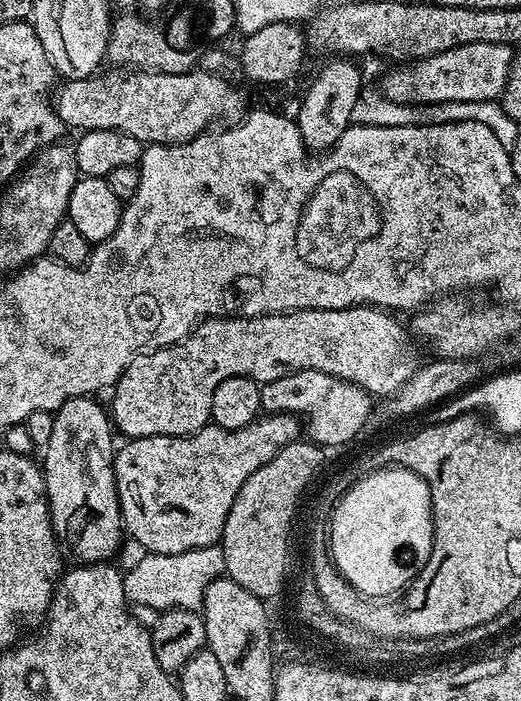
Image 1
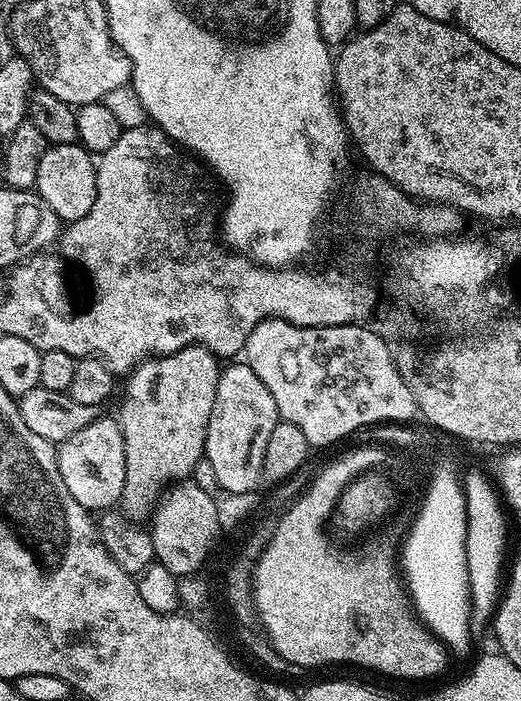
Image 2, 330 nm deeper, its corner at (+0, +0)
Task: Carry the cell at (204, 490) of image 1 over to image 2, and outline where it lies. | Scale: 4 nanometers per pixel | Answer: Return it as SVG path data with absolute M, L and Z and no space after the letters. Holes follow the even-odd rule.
M97 418L94 422L90 422L90 426L82 426L82 430L78 430L76 434L70 434L70 438L66 438L58 445L57 456L62 482L66 482L66 490L70 490L70 494L74 494L75 500L84 508L108 510L119 505L120 495L126 486L126 450L124 434L115 419Z

